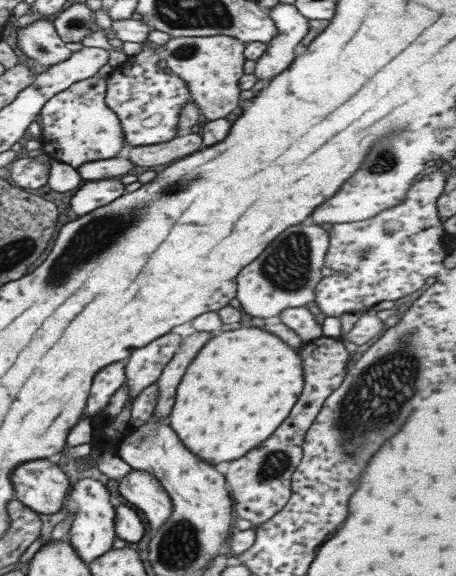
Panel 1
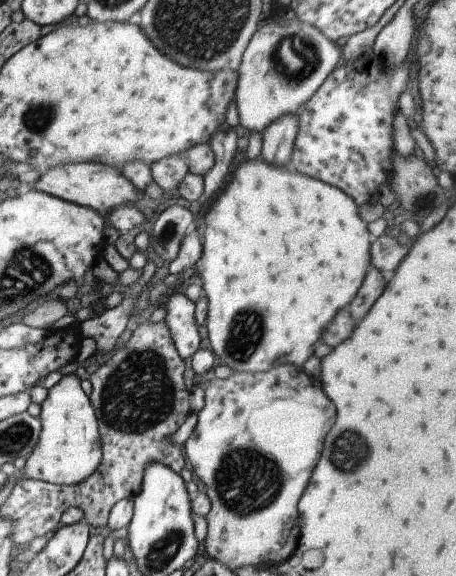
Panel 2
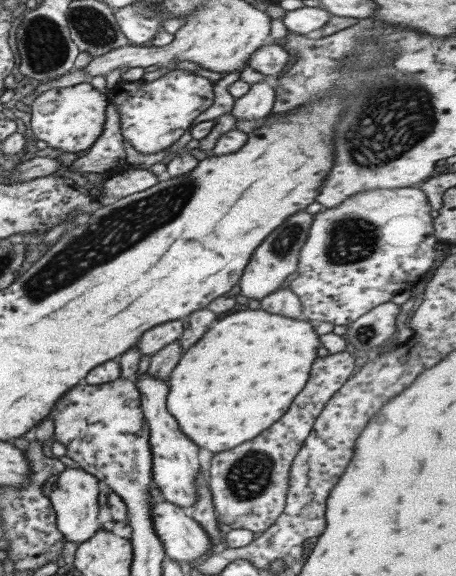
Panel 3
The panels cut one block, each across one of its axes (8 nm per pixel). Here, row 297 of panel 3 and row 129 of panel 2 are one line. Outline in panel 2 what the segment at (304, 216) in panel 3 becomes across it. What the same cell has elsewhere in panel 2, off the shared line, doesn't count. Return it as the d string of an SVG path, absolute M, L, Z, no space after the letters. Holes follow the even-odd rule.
M297 19L284 24L265 20L240 59L234 93L239 125L257 134L279 118L295 114L343 60L341 48L313 26Z

